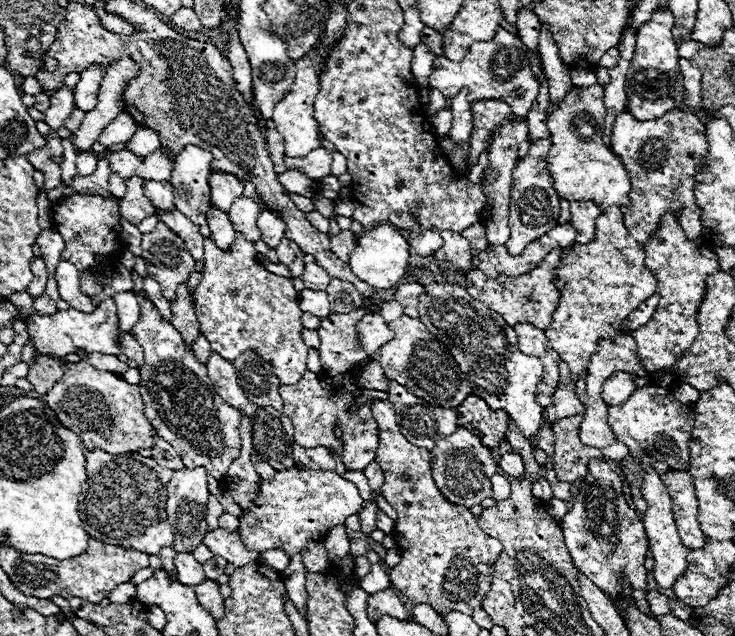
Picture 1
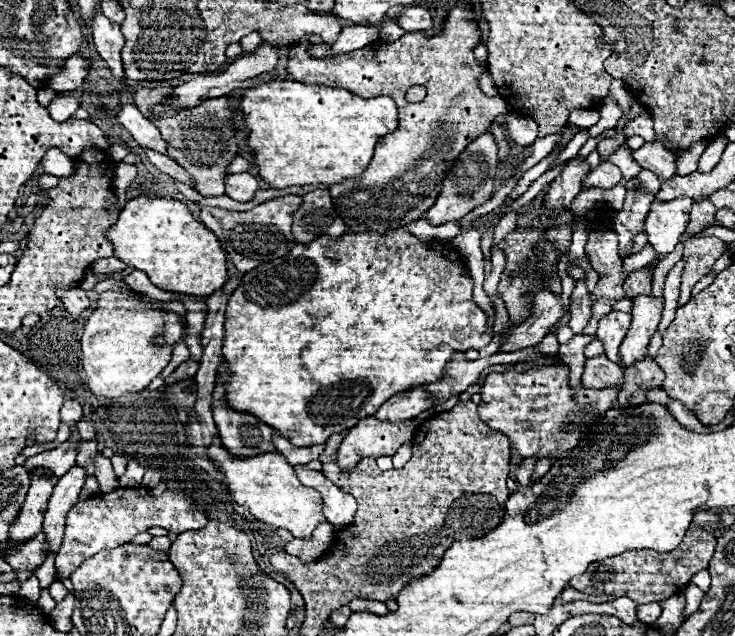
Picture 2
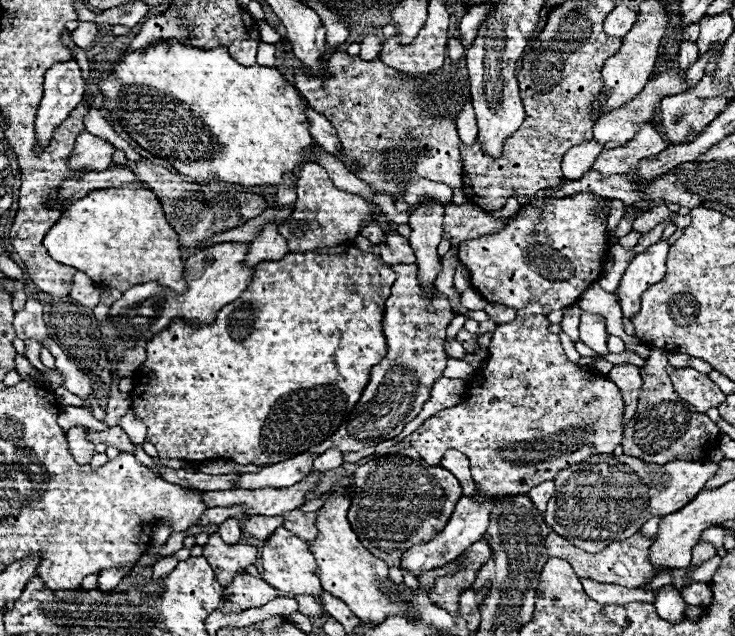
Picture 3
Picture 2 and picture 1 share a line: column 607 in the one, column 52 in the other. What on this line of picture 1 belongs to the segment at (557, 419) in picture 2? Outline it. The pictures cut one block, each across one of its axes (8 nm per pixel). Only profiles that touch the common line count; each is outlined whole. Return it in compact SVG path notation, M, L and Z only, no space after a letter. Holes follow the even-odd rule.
M80 360L64 370L64 376L42 398L56 412L56 418L82 440L86 450L108 450L108 454L126 454L154 448L154 428L144 416L144 402L138 386L128 384L112 372L96 370L90 362Z

